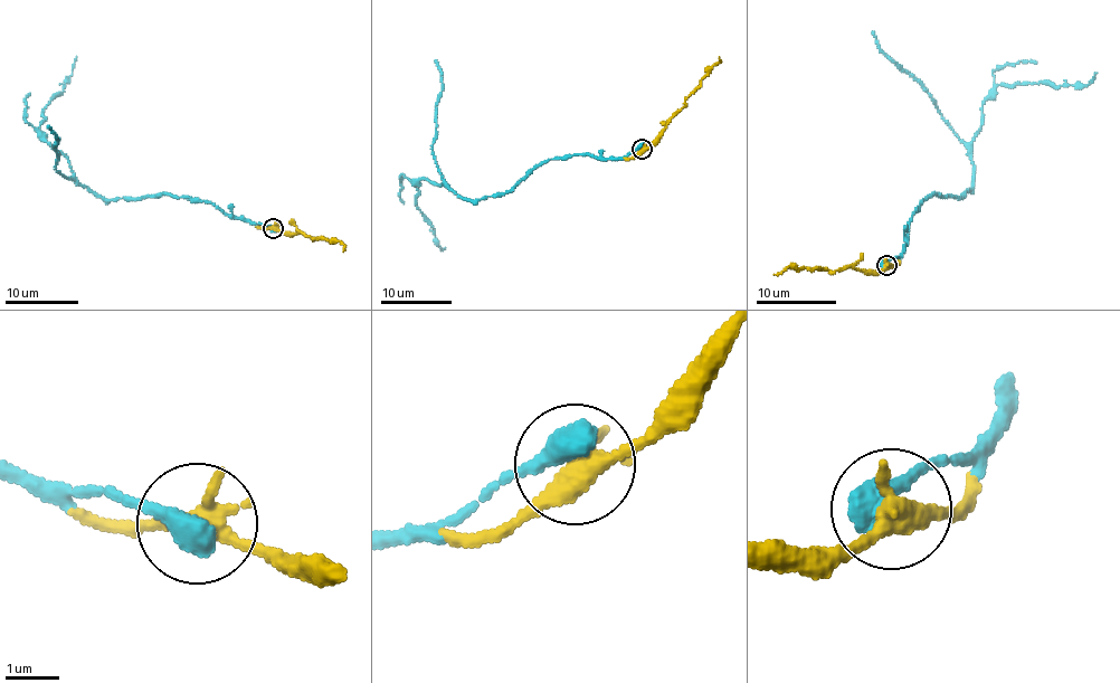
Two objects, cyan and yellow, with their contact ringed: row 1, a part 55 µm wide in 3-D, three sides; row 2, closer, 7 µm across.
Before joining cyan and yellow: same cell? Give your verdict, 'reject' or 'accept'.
accept

